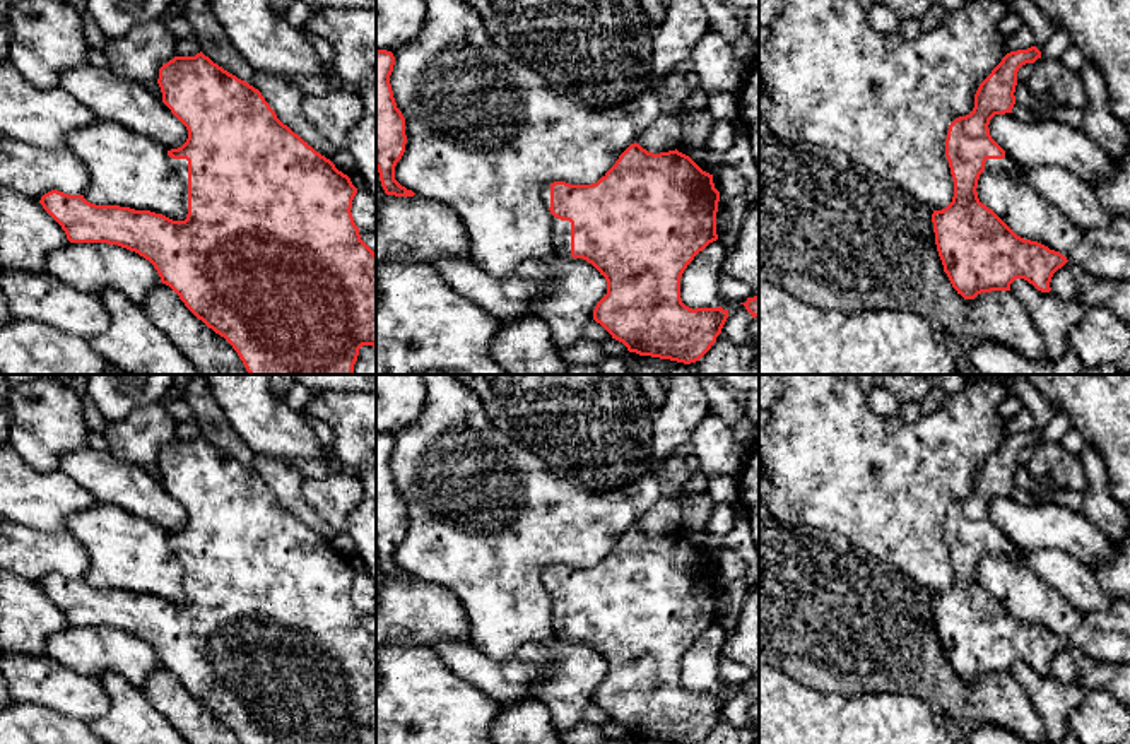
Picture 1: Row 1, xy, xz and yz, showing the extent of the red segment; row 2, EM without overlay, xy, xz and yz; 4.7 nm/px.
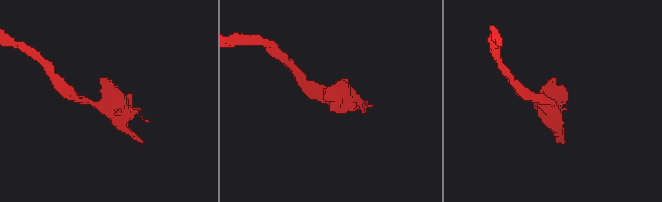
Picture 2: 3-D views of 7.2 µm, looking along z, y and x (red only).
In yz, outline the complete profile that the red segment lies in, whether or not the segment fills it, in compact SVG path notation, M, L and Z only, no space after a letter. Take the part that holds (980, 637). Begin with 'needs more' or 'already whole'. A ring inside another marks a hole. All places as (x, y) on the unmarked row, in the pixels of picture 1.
needs more | M1036 429L1007 436L980 467L973 494L956 501L947 513L954 580L945 592L933 593L932 605L944 655L964 682L1010 674L1015 662L1050 676L1053 657L1068 645L1060 635L1017 619L976 575L985 552L1027 564L1027 554L992 522L988 508L995 498L1012 496L1017 455L1038 441Z

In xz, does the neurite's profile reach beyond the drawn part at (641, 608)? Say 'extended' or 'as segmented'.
extended

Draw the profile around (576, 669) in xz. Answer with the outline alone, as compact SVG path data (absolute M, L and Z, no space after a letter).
M554 635L545 645L552 655L550 672L530 688L533 698L550 710L554 727L573 730L583 723L597 686L607 677L607 664L583 641Z

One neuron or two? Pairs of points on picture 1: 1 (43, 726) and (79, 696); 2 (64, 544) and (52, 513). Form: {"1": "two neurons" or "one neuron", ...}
{"1": "two neurons", "2": "two neurons"}

